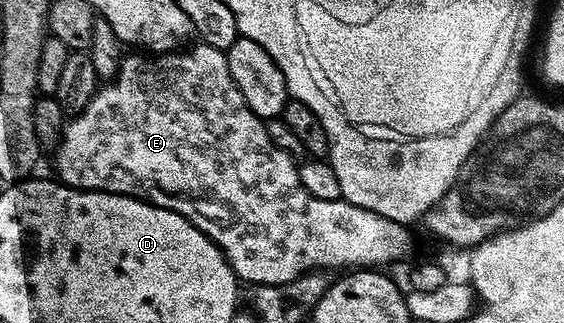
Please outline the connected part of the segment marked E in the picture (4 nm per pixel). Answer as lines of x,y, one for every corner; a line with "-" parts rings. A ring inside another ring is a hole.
205,44
191,45
181,52
158,52
151,56
146,52
130,52
122,59
118,67
118,75
99,89
88,105
73,115
74,118
65,123
64,129
56,143
58,149
58,174
65,185
76,190
101,190
103,194
124,194
128,198
140,198
165,210
184,216
204,236
211,238
222,250
226,263
234,269
243,283
255,286
285,287
286,282
294,282
301,274
309,270
342,270
347,268
386,268
389,262
402,262
414,250
414,238
410,235
409,225
388,220
385,213
377,214
374,208
365,210
353,202
336,198
317,198
304,188
298,175
295,159
289,158
272,140
266,131
266,122
248,108
240,88
232,80
232,72
228,72
228,60
223,51

